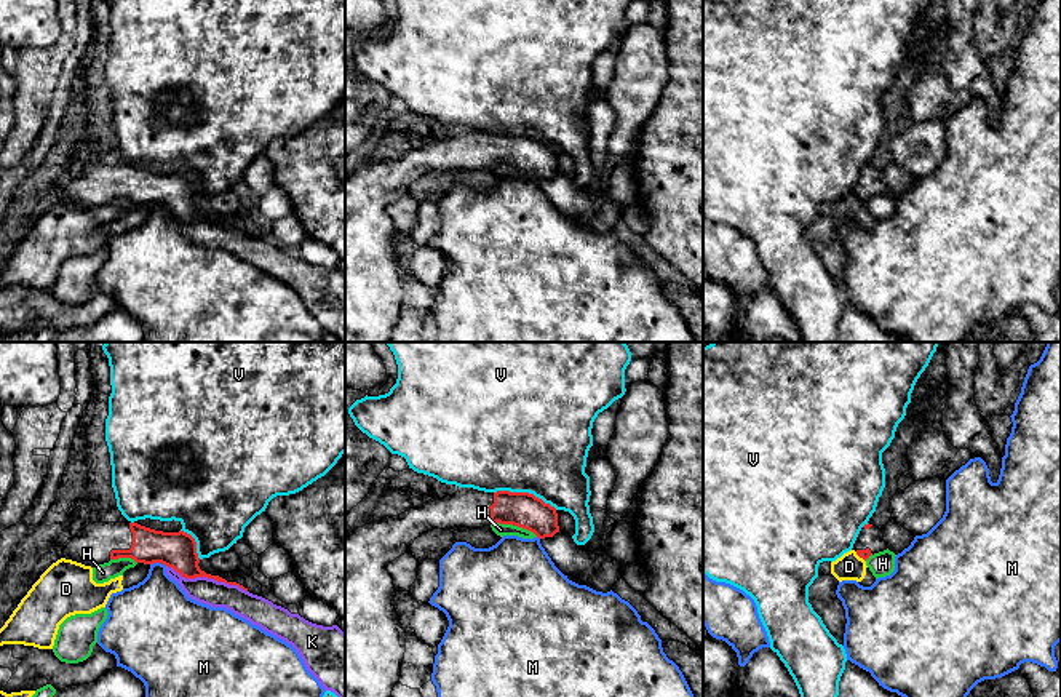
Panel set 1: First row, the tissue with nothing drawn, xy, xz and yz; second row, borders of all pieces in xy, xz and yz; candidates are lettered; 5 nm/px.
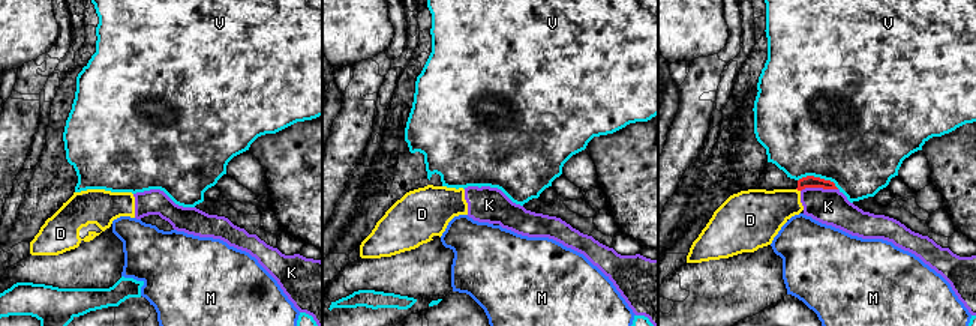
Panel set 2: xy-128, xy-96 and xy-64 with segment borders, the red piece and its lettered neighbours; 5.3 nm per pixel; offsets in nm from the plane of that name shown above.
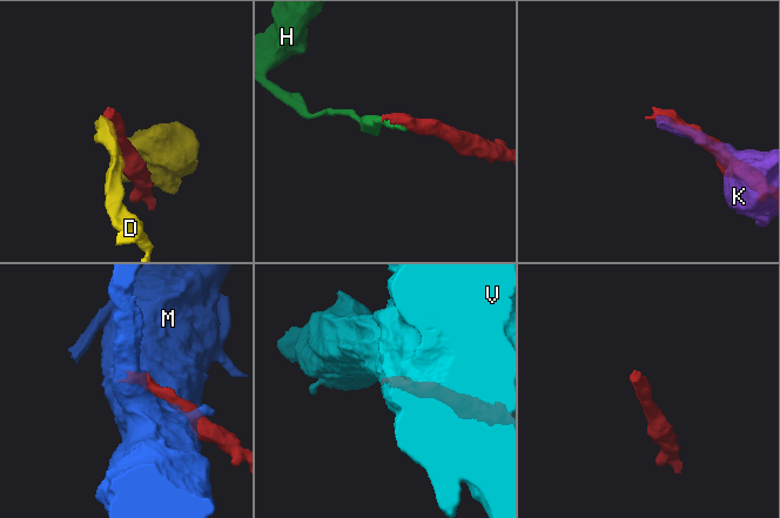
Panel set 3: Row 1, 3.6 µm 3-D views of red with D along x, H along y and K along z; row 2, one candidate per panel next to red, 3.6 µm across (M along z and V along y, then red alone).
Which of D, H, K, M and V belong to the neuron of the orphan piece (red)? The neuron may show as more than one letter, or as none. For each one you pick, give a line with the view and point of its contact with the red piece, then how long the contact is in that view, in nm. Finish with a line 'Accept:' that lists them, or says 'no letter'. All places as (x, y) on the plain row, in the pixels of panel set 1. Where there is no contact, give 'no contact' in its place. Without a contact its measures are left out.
Accept: no letter

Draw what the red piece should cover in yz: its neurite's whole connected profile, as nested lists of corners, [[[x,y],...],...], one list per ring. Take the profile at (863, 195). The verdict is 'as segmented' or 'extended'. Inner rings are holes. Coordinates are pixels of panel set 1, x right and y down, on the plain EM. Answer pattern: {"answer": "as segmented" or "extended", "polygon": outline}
{"answer": "extended", "polygon": [[[864,166],[853,185],[853,190],[860,200],[864,203],[879,193],[887,192],[887,185],[884,182],[882,171],[872,168],[872,166]]]}

